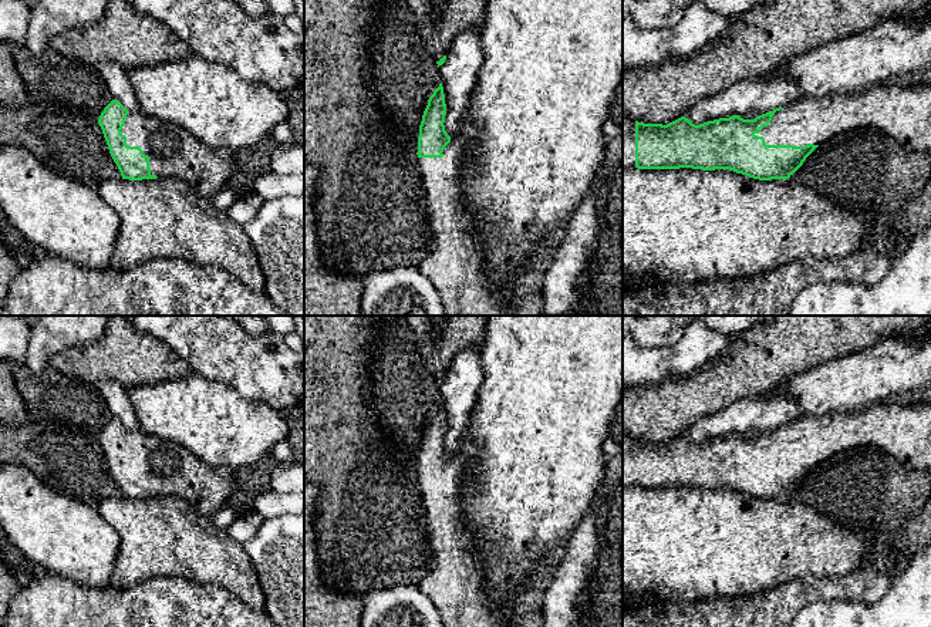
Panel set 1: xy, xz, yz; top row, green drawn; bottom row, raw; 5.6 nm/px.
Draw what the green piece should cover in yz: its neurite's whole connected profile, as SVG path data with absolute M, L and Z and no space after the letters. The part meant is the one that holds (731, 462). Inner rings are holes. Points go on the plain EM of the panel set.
M931 402L874 405L833 417L796 417L755 438L732 434L695 444L681 435L662 444L623 435L623 489L729 488L759 499L789 498L819 463L860 446L880 448L907 469L931 471Z

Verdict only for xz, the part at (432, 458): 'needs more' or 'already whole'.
needs more

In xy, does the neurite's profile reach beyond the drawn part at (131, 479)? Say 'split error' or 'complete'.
split error

